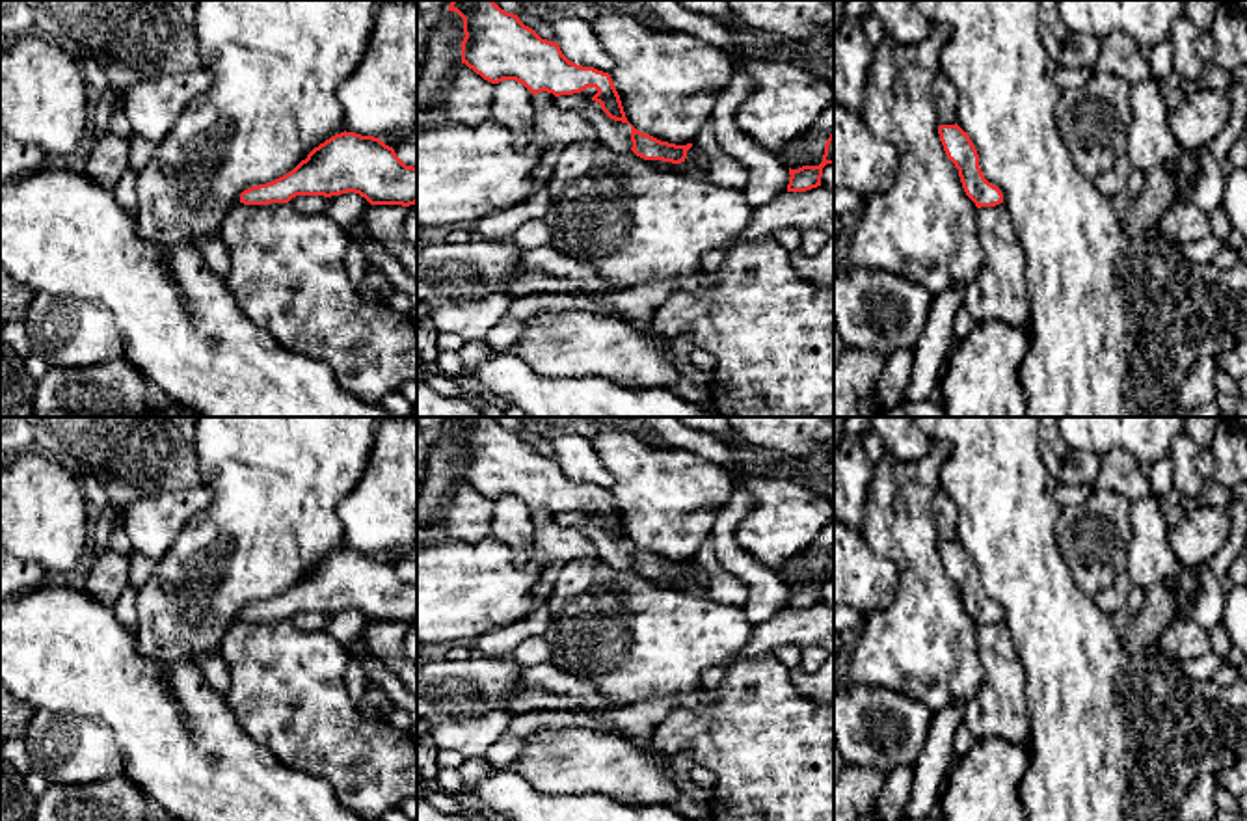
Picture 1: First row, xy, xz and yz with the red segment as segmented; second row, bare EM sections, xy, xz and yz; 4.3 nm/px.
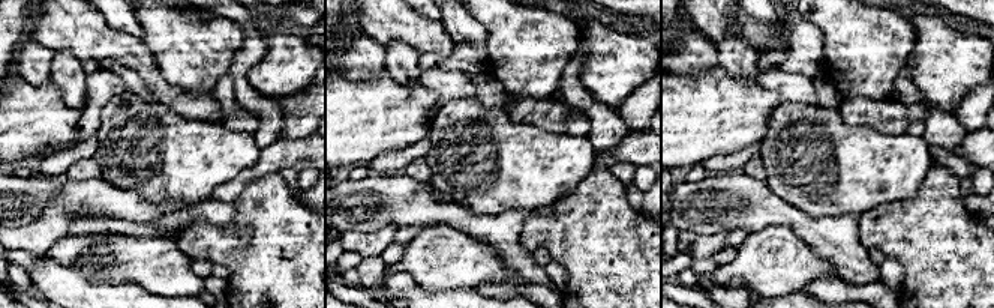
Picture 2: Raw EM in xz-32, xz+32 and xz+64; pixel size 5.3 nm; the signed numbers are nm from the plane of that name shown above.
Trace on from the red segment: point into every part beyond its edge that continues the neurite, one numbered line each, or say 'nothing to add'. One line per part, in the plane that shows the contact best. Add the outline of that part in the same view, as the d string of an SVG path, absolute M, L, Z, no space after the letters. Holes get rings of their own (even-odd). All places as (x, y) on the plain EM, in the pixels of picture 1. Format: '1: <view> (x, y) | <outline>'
nothing to add

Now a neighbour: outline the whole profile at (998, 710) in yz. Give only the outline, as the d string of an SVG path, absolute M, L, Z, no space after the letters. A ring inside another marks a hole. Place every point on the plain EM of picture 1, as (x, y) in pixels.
M1005 620L977 626L983 685L964 706L962 726L973 739L1005 739L1029 750L1026 674Z

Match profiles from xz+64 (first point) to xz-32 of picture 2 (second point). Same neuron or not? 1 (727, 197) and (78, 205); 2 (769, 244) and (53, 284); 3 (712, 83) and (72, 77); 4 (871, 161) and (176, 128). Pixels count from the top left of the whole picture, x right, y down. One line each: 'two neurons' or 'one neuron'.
1: two neurons
2: two neurons
3: two neurons
4: one neuron

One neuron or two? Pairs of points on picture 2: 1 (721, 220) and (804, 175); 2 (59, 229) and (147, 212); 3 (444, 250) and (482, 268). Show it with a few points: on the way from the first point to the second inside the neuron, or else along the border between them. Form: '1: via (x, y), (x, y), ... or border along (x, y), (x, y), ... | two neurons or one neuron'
1: border along (763, 181), (774, 193), (802, 211) | two neurons
2: via (68, 206), (72, 202), (120, 203) | one neuron
3: via (453, 259), (473, 263) | one neuron

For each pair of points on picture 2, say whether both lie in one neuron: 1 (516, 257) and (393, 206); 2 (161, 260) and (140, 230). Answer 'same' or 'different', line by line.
1: same
2: different

